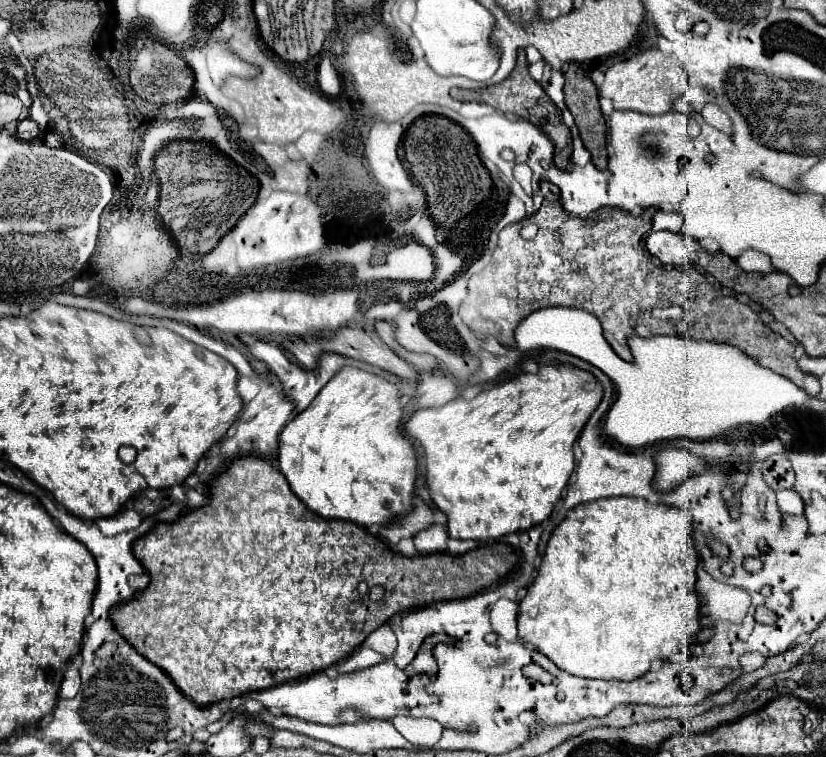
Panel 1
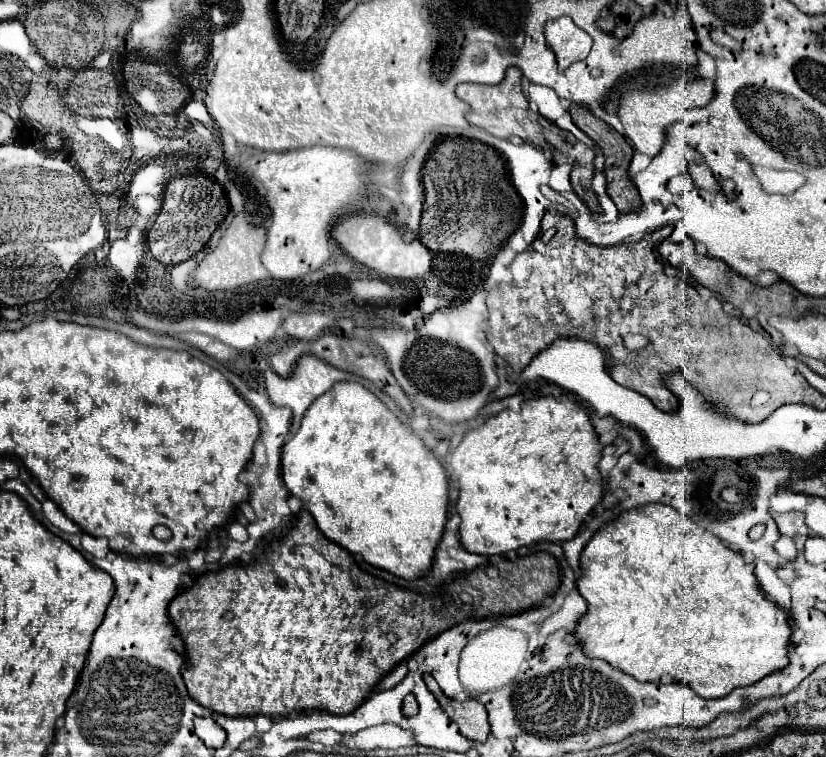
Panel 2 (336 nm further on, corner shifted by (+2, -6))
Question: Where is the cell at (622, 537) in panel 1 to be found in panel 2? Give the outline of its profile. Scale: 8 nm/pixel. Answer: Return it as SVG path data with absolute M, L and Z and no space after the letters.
M645 504L645 506L633 508L633 510L621 512L615 520L609 520L595 532L595 536L583 548L579 562L581 562L581 576L577 580L577 590L587 600L587 612L577 620L573 634L577 636L581 650L585 656L605 660L615 670L625 672L639 682L679 680L679 682L689 684L703 698L723 698L739 686L749 686L755 680L761 680L763 676L785 668L789 662L787 660L787 648L789 648L789 636L791 636L789 618L761 594L757 578L753 574L755 564L747 564L741 554L729 550L713 532L701 528L699 524L695 524L693 520L689 520L687 516L683 516L681 512L677 512L671 506Z

